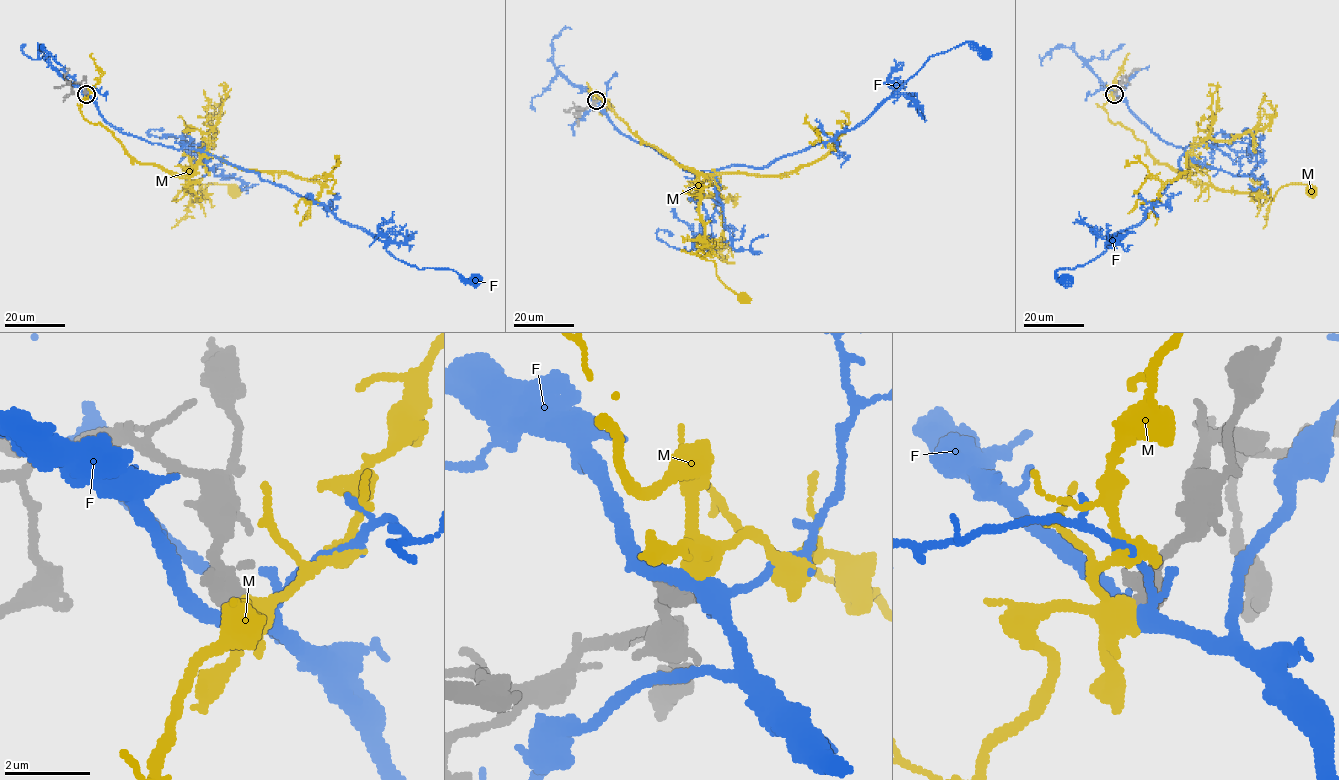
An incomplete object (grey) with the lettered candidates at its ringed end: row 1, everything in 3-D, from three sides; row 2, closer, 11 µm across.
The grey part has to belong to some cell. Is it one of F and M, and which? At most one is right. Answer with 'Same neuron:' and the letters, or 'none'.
Same neuron: M

